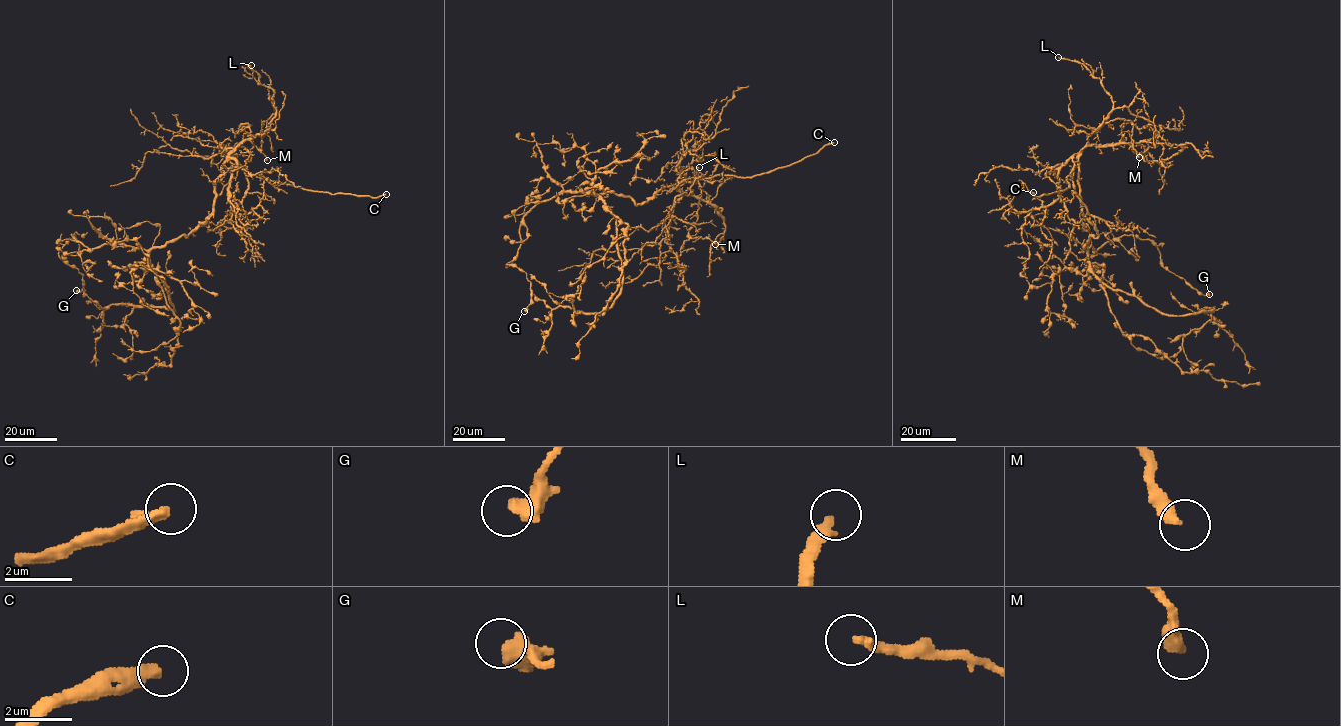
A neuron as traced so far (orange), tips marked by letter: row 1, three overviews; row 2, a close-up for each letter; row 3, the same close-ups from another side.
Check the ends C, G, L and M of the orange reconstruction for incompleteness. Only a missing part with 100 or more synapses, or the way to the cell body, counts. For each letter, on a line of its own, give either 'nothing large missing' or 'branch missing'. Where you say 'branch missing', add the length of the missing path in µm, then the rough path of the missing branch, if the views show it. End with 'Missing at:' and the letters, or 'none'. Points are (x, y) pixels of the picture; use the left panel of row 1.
C: branch missing; missing 50 µm
G: nothing large missing
L: nothing large missing
M: nothing large missing
Missing at: C

